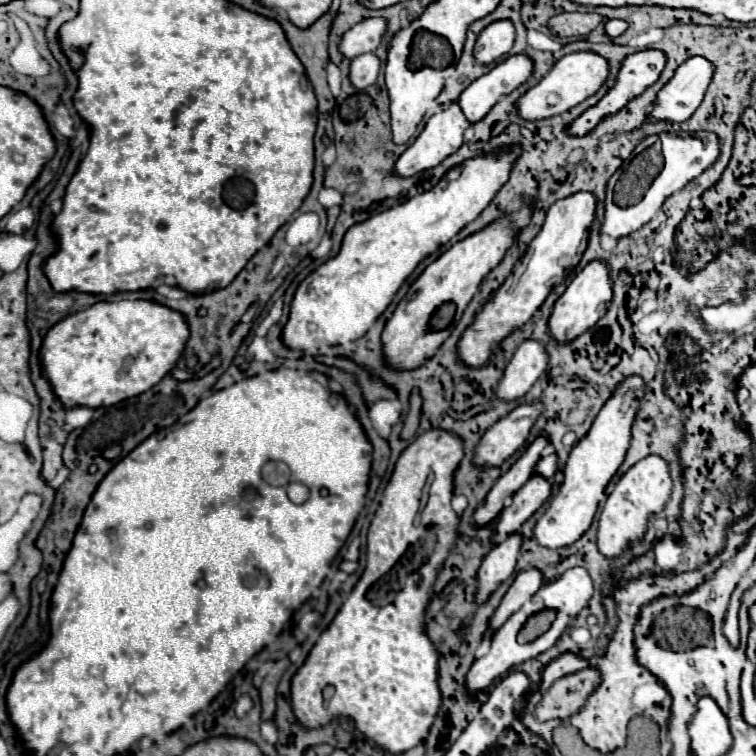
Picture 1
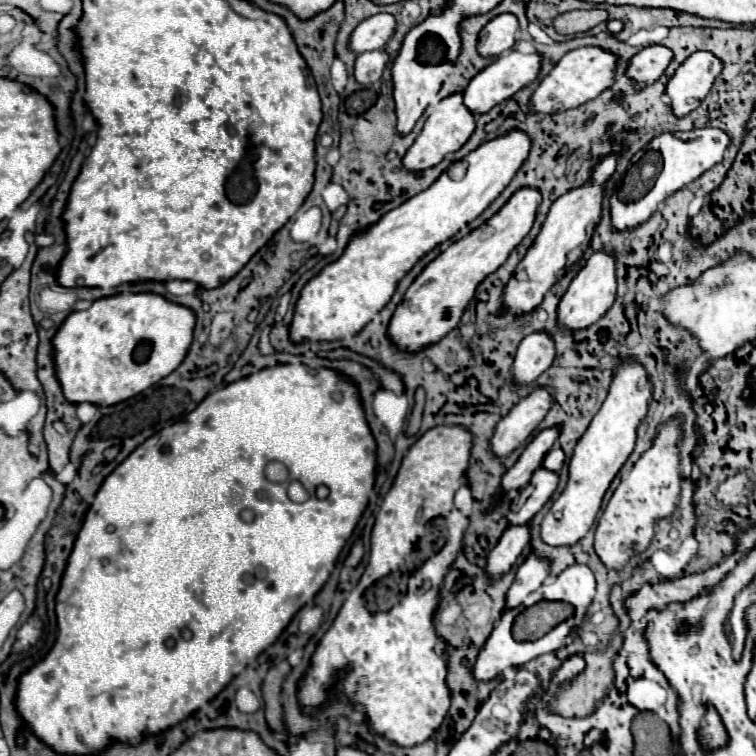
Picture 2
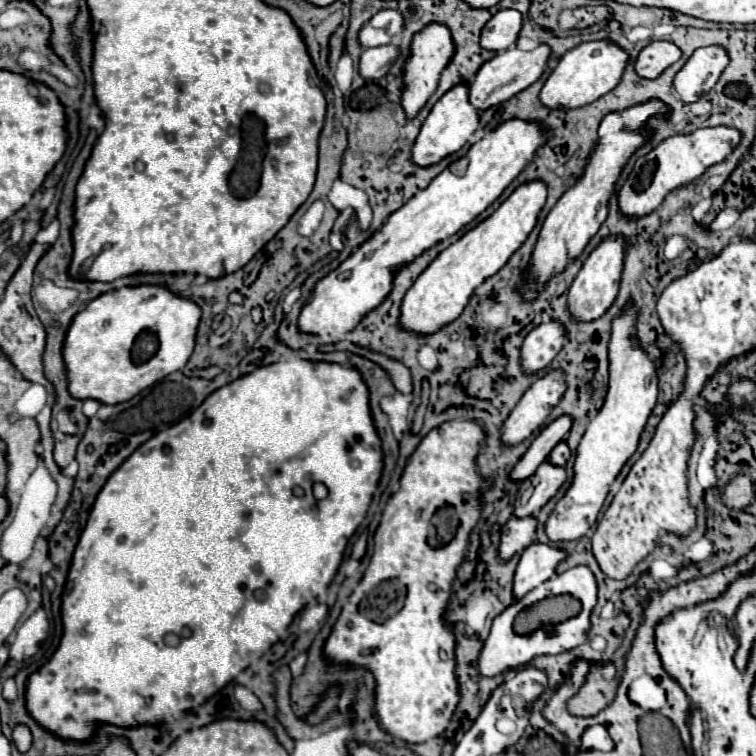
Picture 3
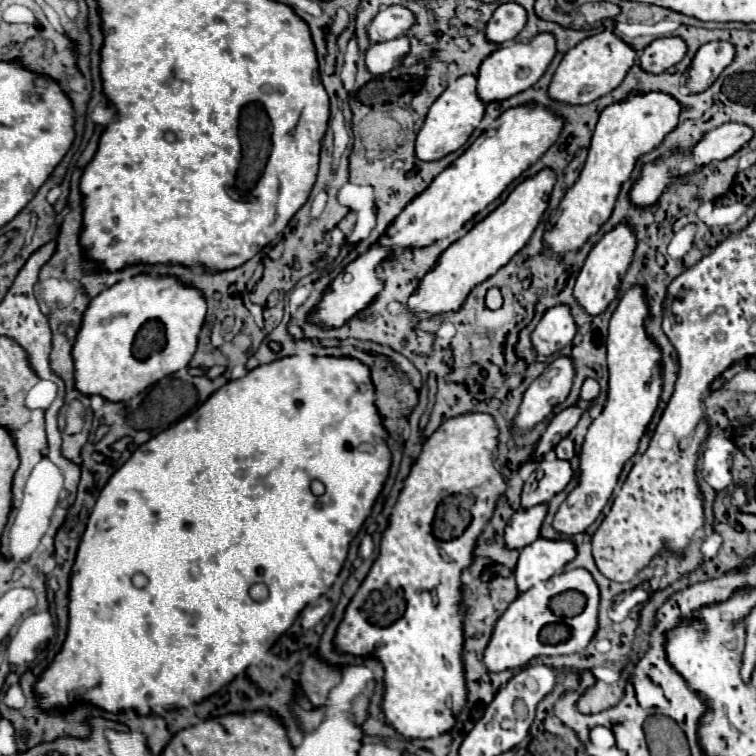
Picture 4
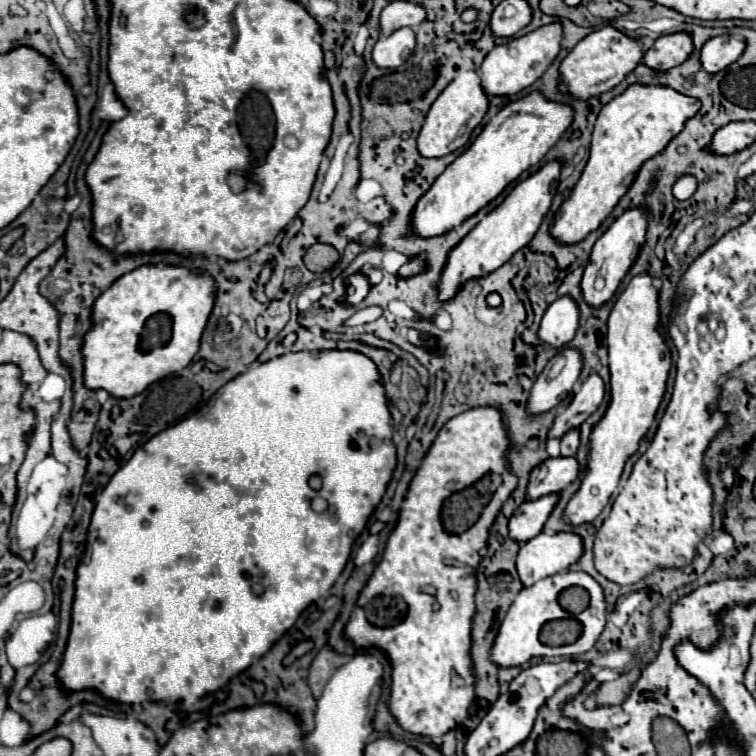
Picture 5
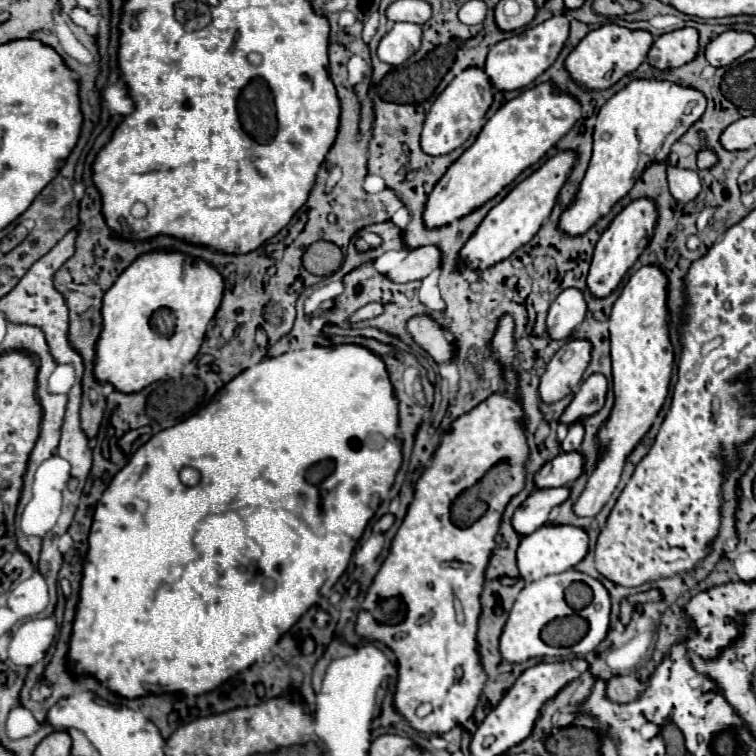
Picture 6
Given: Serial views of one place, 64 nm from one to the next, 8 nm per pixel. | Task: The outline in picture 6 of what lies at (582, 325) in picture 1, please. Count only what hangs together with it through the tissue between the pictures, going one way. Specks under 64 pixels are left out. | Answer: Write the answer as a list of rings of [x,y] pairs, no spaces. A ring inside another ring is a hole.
[[[638,198],[632,200],[614,220],[612,224],[602,232],[596,250],[594,250],[594,260],[590,266],[590,274],[588,274],[588,288],[592,290],[594,296],[602,298],[608,296],[624,278],[624,274],[630,270],[630,266],[638,260],[638,256],[644,252],[644,248],[648,246],[654,228],[658,222],[658,210],[656,210],[656,202],[652,198]]]

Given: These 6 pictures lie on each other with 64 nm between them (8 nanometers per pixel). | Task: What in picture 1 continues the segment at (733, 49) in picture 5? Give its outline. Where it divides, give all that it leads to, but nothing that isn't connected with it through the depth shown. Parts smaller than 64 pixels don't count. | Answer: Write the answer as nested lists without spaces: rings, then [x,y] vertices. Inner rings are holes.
[[[692,56],[684,64],[680,64],[674,78],[658,92],[648,120],[688,120],[700,106],[712,82],[714,70],[714,64],[704,56]]]

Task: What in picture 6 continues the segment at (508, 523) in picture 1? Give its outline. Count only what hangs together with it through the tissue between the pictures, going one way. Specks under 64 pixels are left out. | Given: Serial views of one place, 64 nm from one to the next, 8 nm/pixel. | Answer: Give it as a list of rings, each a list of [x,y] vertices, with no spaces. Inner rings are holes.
[[[560,452],[554,460],[546,462],[540,472],[536,472],[536,488],[568,486],[582,474],[582,466],[584,456],[580,452]]]

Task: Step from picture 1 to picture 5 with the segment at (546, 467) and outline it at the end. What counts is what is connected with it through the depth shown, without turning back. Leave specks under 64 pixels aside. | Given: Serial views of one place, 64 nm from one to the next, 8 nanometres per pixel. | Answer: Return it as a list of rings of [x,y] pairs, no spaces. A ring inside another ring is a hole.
[[[572,428],[562,436],[562,456],[574,456],[578,446],[580,446],[580,432],[578,428]]]

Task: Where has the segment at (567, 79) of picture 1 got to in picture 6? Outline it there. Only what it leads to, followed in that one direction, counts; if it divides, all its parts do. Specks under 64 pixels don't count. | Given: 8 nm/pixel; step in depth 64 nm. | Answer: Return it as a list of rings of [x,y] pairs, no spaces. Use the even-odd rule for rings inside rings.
[[[604,24],[584,36],[584,40],[566,58],[566,70],[586,88],[610,88],[622,76],[634,72],[648,56],[654,36],[648,30],[628,30],[618,24]]]

